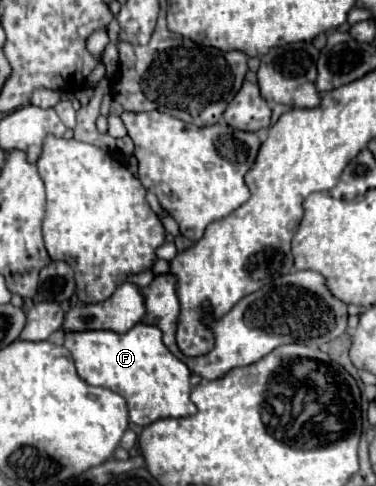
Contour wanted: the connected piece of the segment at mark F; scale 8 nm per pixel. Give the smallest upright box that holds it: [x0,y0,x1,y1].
[63,323,197,427]

